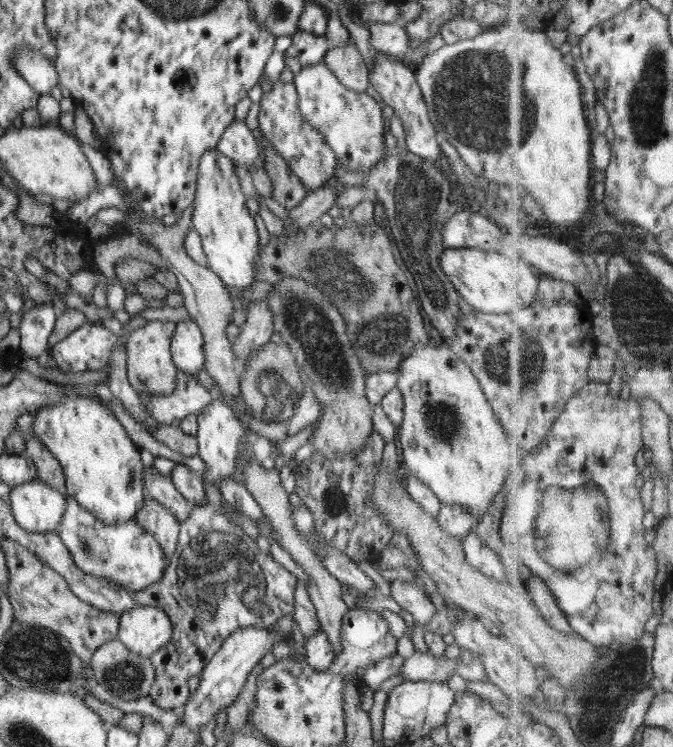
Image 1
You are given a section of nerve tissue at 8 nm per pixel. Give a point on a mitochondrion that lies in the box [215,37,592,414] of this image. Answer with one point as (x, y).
(472, 86)

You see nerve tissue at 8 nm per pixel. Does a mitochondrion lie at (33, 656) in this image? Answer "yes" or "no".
yes

